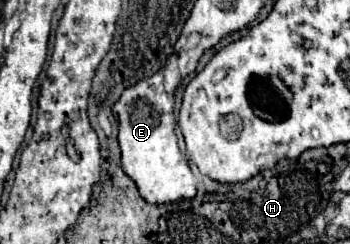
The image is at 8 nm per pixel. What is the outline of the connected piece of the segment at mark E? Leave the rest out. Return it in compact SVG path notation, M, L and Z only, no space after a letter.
M163 71L125 89L113 107L119 117L119 147L123 153L123 169L135 181L141 197L153 205L193 199L197 193L189 163L177 147L173 107L175 97L165 91Z

